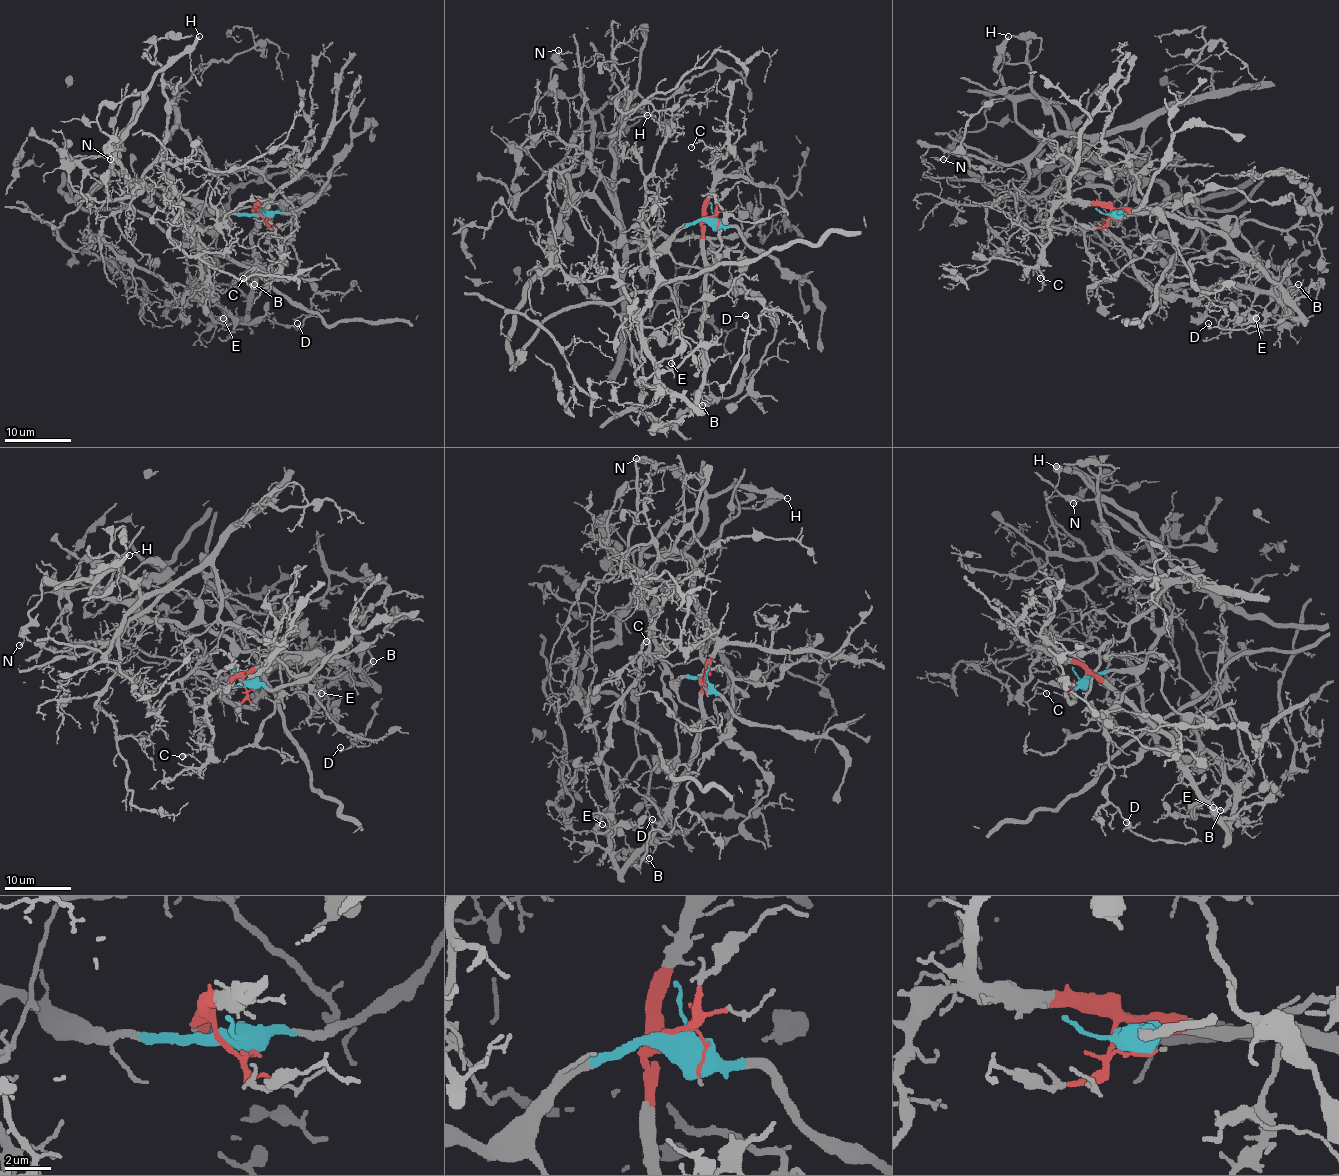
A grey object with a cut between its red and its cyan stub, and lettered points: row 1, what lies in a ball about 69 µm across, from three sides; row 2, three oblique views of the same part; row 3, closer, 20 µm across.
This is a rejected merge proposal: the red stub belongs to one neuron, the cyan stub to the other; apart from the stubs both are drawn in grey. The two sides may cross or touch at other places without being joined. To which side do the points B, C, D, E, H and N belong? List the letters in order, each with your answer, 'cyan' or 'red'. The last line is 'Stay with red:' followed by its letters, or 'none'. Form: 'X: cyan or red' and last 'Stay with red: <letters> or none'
B: red
C: red
D: cyan
E: red
H: cyan
N: cyan
Stay with red: B, C, E

